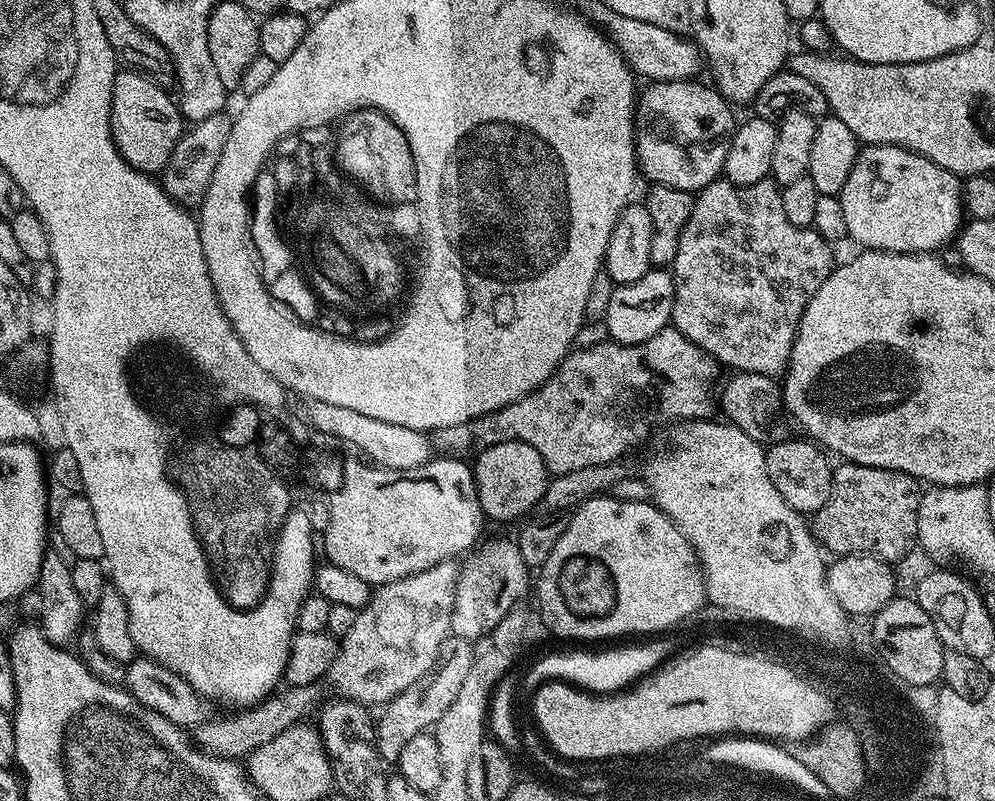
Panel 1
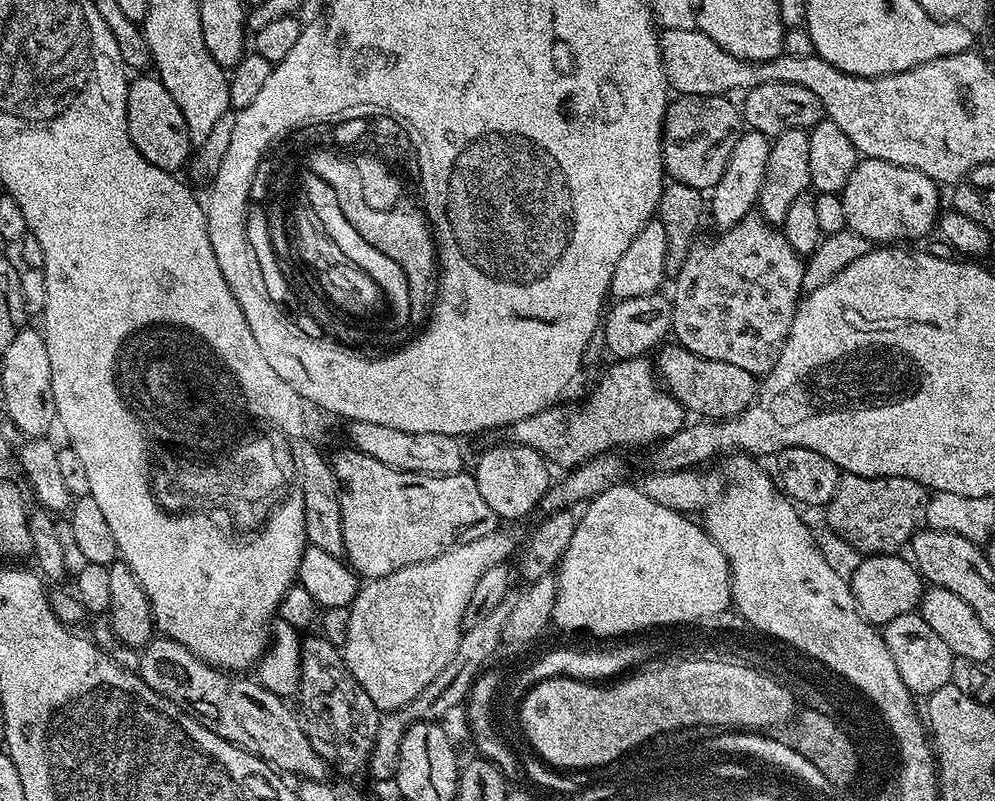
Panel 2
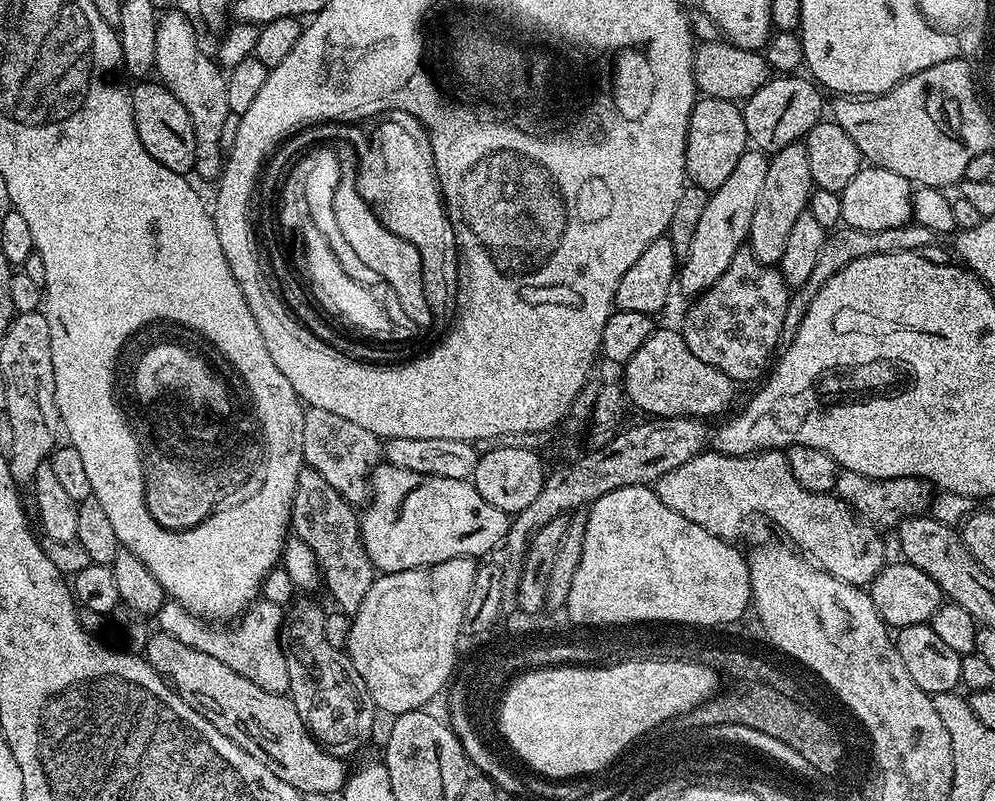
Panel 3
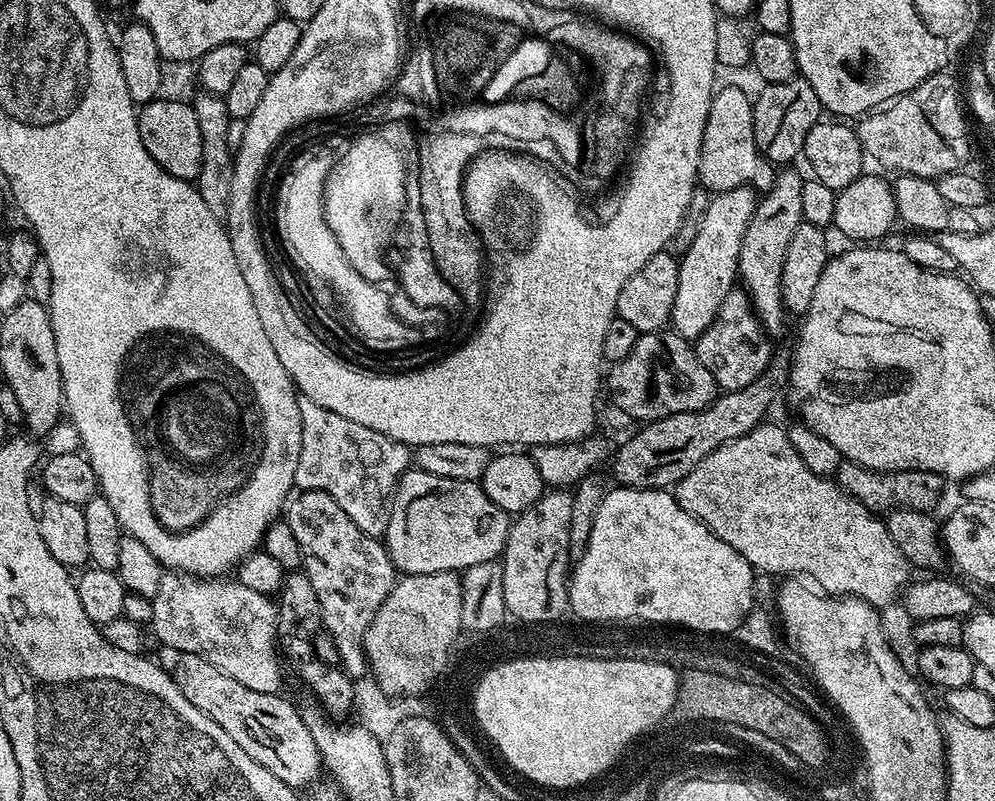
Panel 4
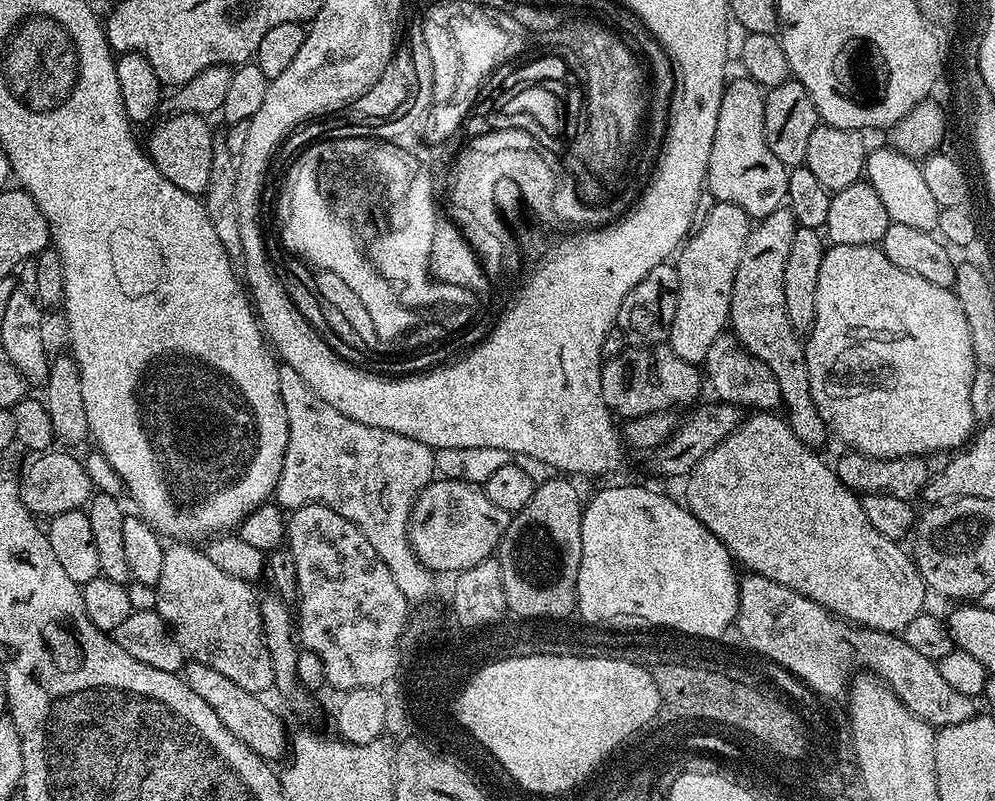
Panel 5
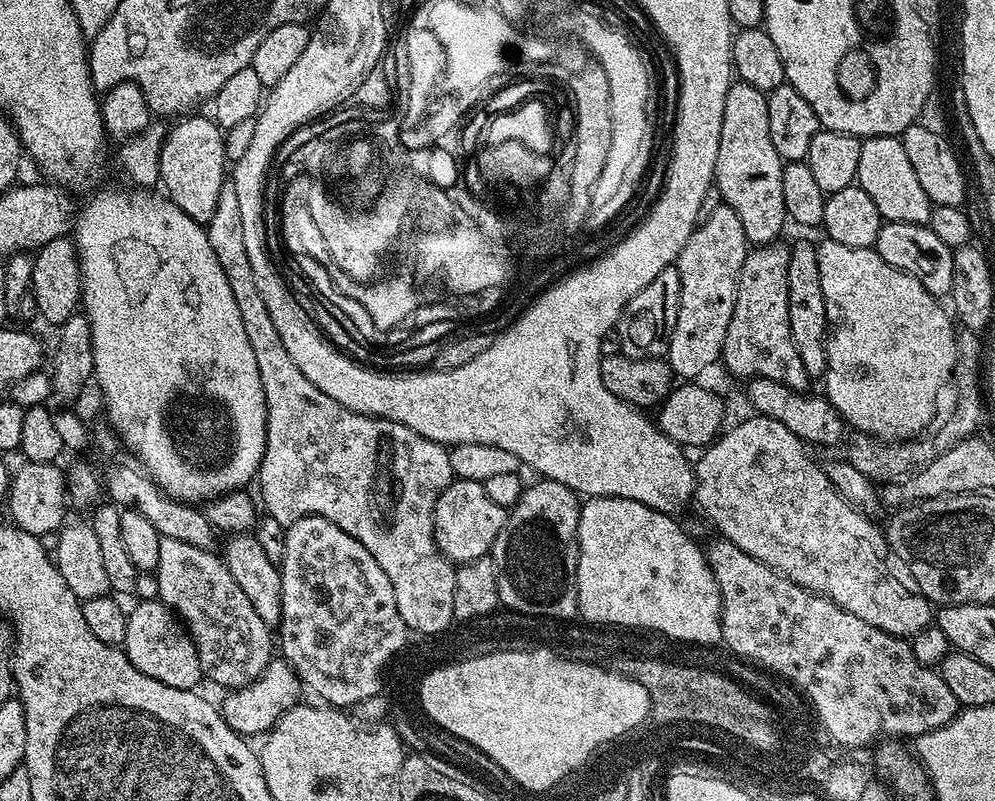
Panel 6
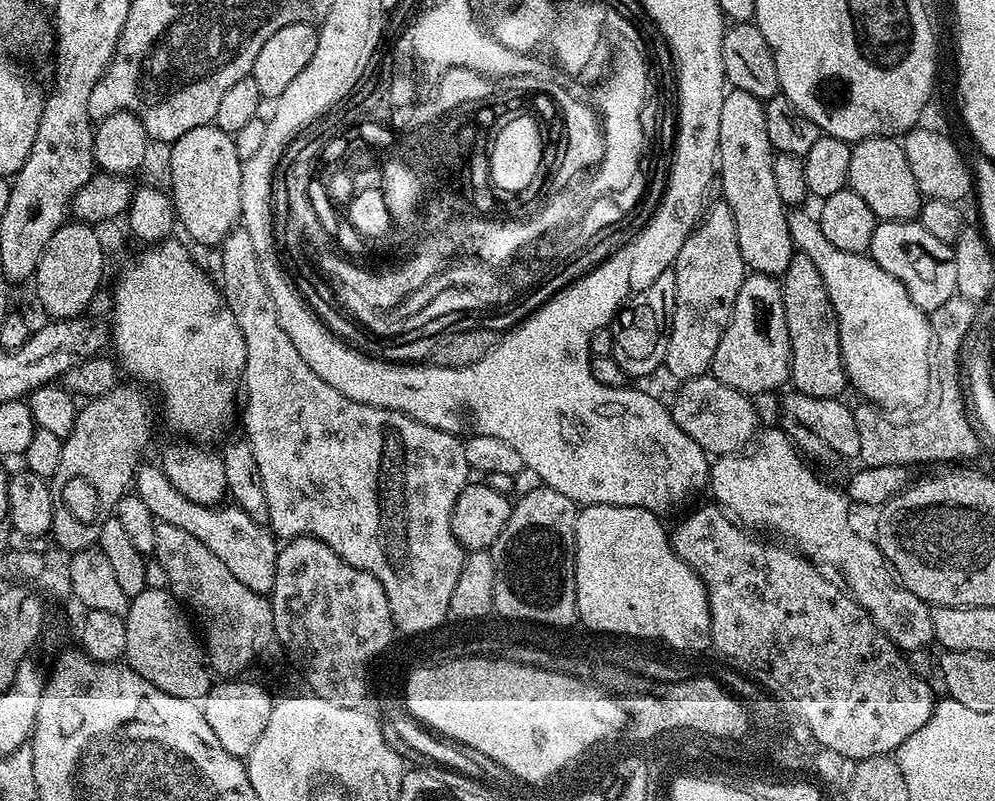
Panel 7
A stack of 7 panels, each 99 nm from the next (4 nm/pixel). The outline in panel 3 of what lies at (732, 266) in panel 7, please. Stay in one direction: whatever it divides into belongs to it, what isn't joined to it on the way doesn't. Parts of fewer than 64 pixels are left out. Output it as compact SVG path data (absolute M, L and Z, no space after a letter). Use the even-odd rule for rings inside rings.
M746 150L742 158L738 158L738 166L722 186L709 195L706 210L702 210L702 218L694 230L694 242L690 242L690 254L683 261L678 272L678 288L695 297L704 289L714 286L722 274L726 274L726 266L734 258L734 254L745 247L750 218L754 218L754 206L758 206L758 197L762 194L762 181L766 178L769 157L759 150Z

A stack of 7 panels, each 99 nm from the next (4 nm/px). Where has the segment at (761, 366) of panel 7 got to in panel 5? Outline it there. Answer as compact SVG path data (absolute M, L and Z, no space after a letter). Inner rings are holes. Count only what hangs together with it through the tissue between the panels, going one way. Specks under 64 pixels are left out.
M786 206L774 210L774 214L766 214L766 218L755 221L748 229L746 246L742 246L742 258L738 258L738 270L734 274L734 290L730 298L731 335L752 356L758 357L766 366L770 366L770 374L778 378L778 390L783 407L788 407L786 419L794 434L804 445L813 450L820 450L830 440L828 427L818 414L818 406L814 406L814 394L810 394L810 370L806 366L804 346L801 337L790 326L790 314L786 314L786 257L790 254L790 242L794 242L797 230L794 214Z

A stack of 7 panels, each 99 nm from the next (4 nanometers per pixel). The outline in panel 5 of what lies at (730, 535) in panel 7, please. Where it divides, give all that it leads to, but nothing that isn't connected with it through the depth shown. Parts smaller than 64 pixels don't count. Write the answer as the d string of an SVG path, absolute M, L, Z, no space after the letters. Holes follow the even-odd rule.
M748 574L741 579L740 582L740 601L738 602L738 610L736 611L736 623L734 625L735 631L740 631L740 636L745 640L747 647L755 652L757 656L765 656L774 662L778 662L778 666L782 666L786 670L790 670L804 685L825 701L832 702L832 700L840 700L849 695L850 681L853 679L852 664L866 666L869 673L875 674L879 679L883 680L889 688L892 689L898 699L912 711L918 718L922 718L926 723L932 725L933 728L939 730L946 726L958 726L958 722L966 722L970 718L978 715L978 708L976 708L977 701L971 696L962 694L959 690L954 690L954 686L949 686L942 678L942 674L938 674L938 666L935 660L924 657L918 654L918 650L914 650L910 646L906 646L903 635L893 634L891 632L875 632L872 628L861 628L847 620L841 620L839 616L832 615L828 609L822 607L818 602L814 602L810 598L806 598L802 594L798 594L794 590L790 590L786 586L782 586L778 582L774 582L765 576L757 576L755 574Z

